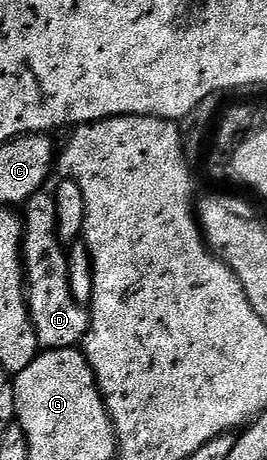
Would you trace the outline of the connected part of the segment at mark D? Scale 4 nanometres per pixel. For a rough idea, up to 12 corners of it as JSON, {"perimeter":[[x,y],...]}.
{"perimeter":[[49,190],[23,206],[25,298],[38,345],[75,348],[73,297]]}

